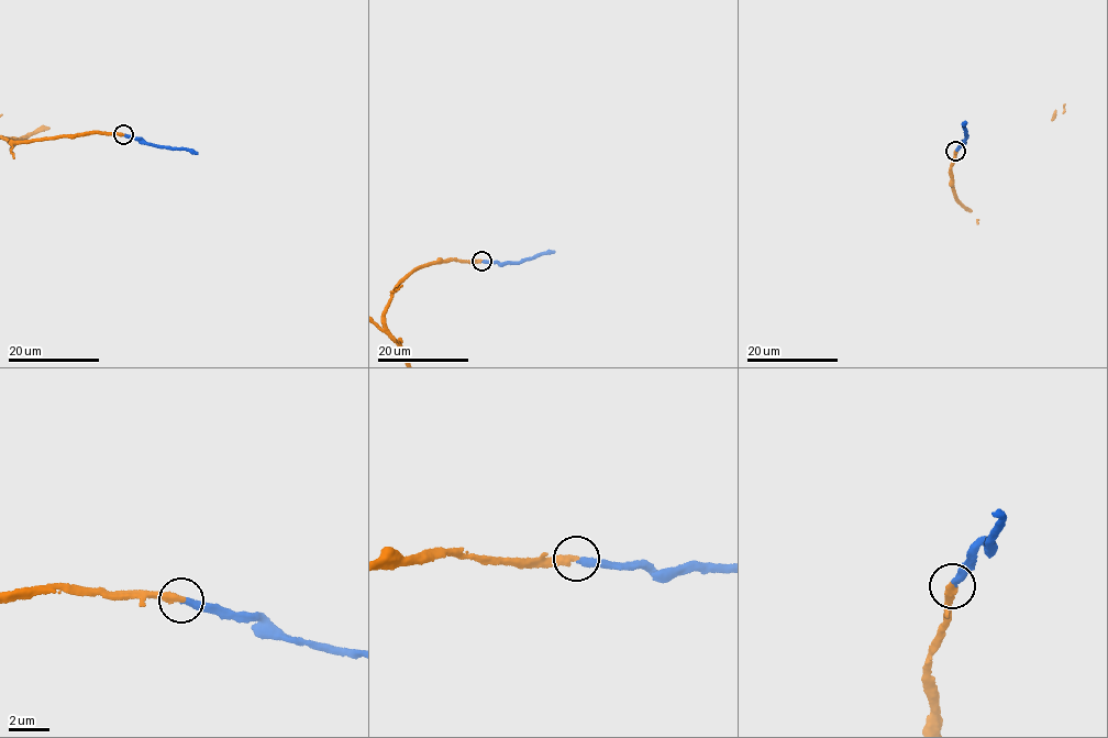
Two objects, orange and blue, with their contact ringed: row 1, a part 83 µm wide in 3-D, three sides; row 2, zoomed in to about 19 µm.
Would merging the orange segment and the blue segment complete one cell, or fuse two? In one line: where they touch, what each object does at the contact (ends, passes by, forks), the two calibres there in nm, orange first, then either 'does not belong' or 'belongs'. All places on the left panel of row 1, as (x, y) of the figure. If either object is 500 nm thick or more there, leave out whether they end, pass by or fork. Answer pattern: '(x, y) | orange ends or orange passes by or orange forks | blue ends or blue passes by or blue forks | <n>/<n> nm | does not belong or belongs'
(123, 134) | orange ends | blue ends | 400/320 nm | belongs

